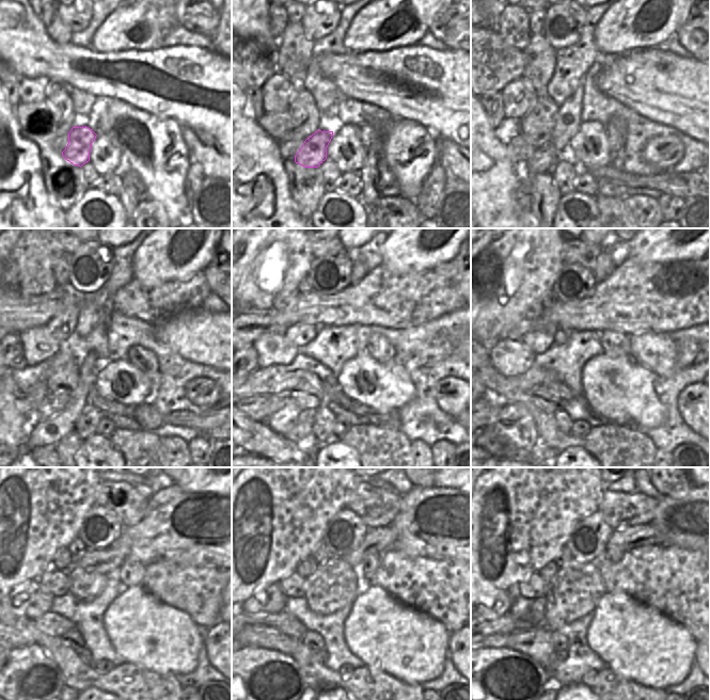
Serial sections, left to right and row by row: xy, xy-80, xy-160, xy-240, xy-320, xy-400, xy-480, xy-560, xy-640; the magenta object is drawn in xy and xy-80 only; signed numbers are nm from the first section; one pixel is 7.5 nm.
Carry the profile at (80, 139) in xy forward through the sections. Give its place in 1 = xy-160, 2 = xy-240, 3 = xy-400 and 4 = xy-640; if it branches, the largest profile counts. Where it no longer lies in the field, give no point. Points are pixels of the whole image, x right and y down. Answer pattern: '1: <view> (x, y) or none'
1: xy-160 (543, 159)
2: xy-240 (52, 403)
3: xy-400 (515, 429)
4: xy-640 (506, 680)

